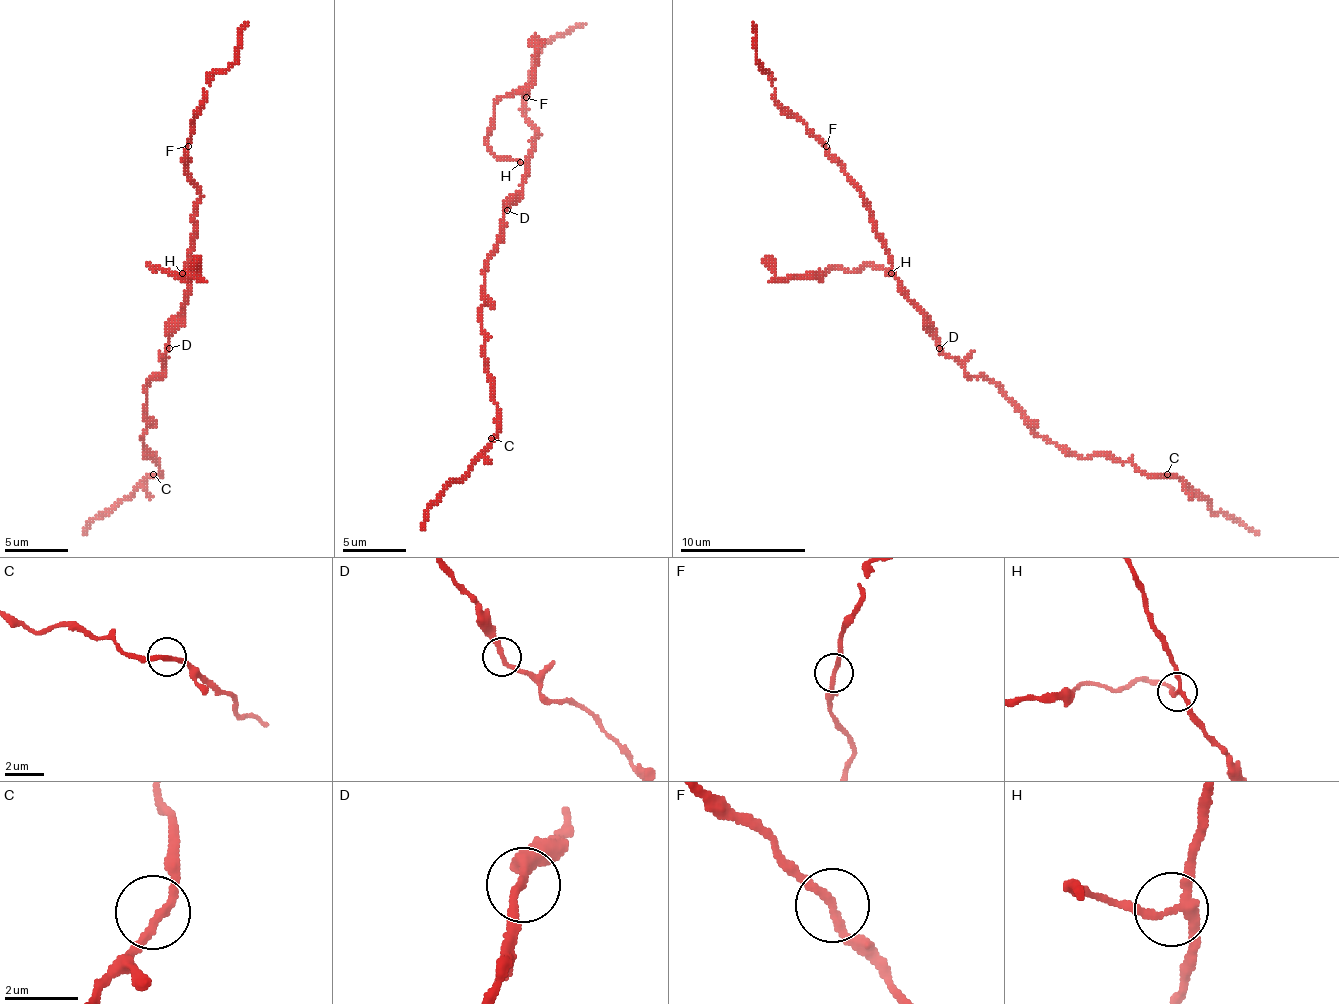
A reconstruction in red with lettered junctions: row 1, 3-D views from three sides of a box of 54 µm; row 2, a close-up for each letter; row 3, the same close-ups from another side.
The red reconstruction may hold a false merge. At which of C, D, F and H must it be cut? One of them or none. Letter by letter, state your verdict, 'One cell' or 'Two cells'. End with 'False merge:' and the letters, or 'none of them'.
C: One cell
D: One cell
F: One cell
H: Two cells
False merge: H

